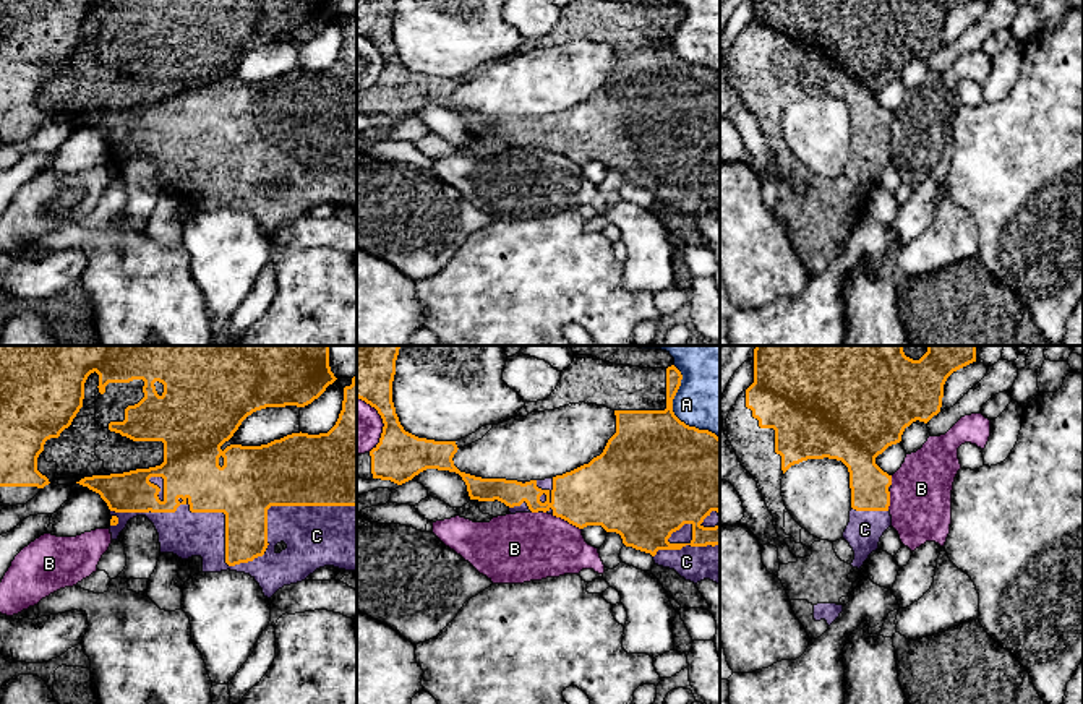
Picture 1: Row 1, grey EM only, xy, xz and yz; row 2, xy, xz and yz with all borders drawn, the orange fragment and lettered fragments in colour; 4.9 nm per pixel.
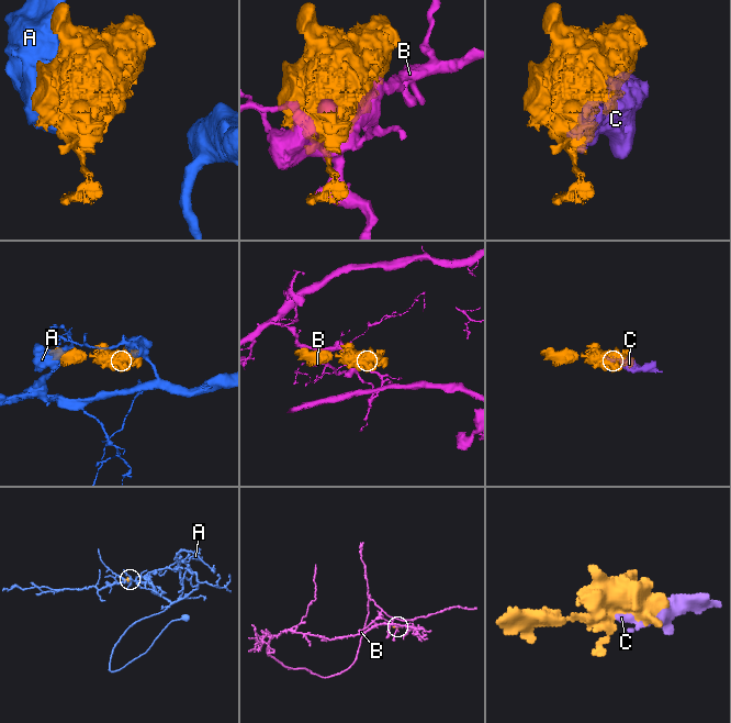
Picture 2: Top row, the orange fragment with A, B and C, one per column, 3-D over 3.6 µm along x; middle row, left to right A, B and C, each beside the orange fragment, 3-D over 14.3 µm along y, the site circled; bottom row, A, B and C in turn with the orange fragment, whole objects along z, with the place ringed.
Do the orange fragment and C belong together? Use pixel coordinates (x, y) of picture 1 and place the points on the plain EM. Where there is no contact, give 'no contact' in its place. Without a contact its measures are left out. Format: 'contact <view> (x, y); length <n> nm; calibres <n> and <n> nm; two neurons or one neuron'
contact xy (209, 148); length 800 nm; calibres 320 and 220 nm; one neuron

